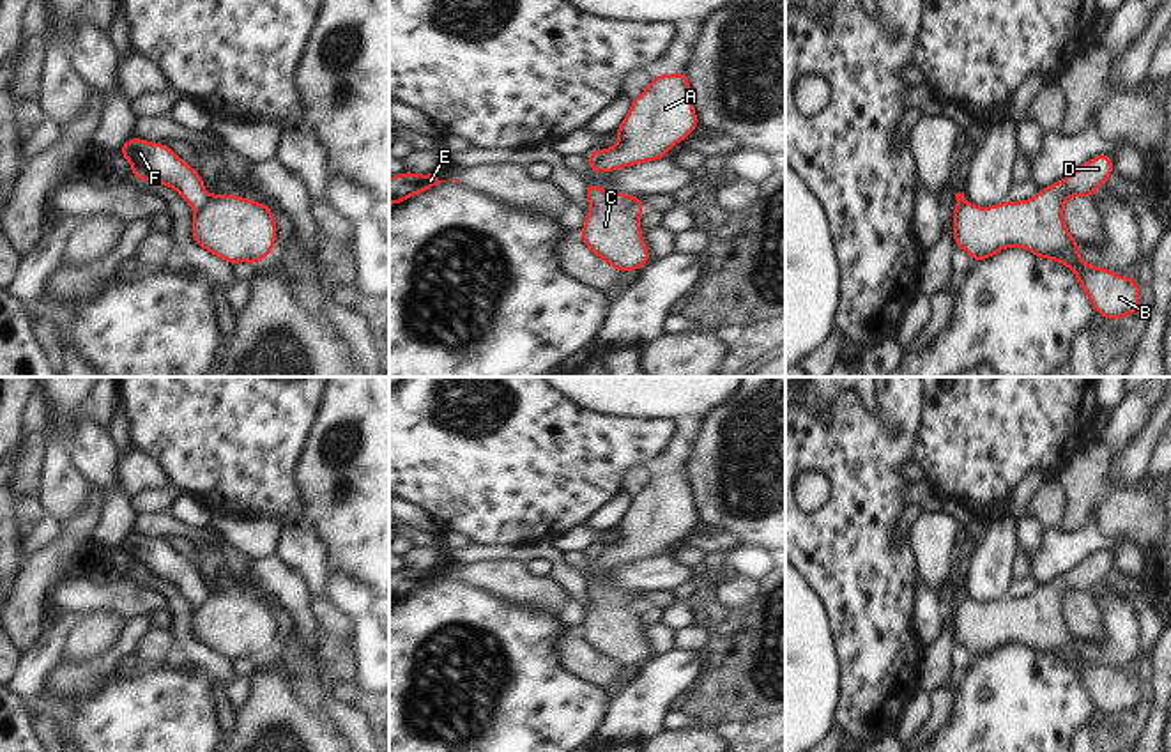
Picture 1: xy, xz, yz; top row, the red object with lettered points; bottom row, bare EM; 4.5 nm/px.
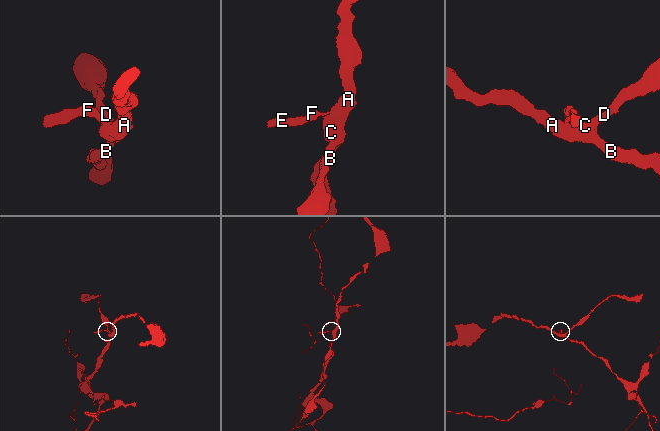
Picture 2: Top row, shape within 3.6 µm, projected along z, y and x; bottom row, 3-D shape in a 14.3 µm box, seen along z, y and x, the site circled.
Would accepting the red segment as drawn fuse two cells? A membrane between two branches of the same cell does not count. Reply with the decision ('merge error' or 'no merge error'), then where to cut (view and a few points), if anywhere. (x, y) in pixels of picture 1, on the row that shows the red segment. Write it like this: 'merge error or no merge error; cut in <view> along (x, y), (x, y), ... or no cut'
merge error; cut in xy along (209, 197), (195, 209)

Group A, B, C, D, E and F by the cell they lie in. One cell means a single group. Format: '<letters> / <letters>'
A B C D / E F

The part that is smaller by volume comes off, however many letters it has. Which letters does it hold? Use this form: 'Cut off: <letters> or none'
Cut off: E, F

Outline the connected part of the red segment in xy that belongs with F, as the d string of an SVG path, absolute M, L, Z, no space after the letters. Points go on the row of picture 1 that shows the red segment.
M131 136L119 150L131 163L134 179L165 182L193 209L202 209L207 203L209 196L198 170L184 163L165 143L152 143Z

